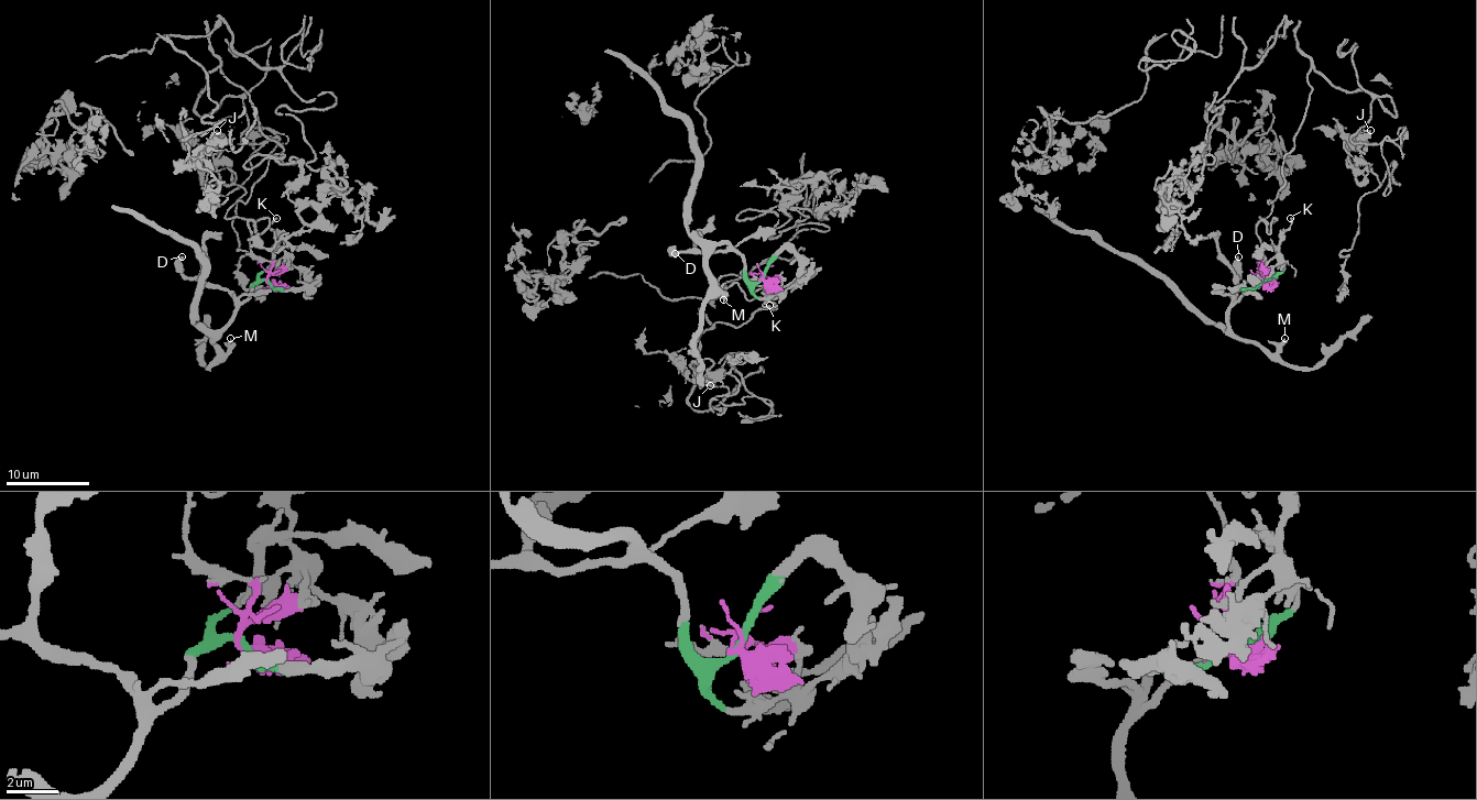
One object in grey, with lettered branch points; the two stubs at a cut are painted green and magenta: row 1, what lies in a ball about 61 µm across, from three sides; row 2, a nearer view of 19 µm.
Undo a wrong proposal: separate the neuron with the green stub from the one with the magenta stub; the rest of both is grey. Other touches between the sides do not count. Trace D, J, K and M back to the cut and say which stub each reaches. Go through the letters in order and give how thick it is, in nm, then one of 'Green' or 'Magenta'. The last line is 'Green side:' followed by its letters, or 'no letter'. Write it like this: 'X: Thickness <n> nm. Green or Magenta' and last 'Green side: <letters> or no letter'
D: Thickness 320 nm. Green
J: Thickness 480 nm. Magenta
K: Thickness 180 nm. Magenta
M: Thickness 400 nm. Green
Green side: D, M

